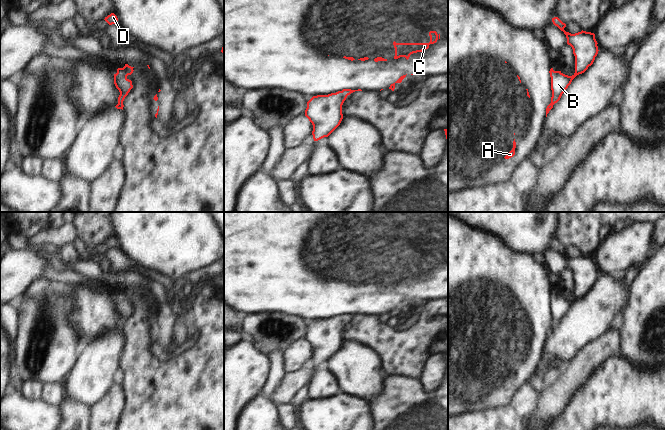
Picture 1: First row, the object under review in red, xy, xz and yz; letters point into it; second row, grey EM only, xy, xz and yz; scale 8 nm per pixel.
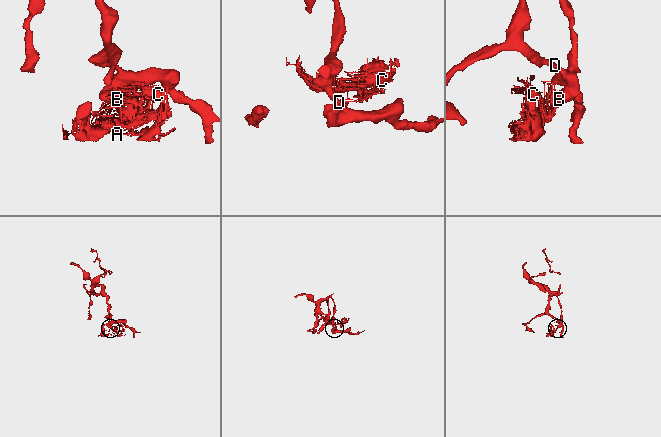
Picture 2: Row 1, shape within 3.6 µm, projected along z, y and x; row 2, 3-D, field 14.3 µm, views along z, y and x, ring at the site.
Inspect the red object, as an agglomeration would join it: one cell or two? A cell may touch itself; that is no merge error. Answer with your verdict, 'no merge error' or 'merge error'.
merge error

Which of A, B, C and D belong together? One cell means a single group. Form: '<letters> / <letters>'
A C / B D

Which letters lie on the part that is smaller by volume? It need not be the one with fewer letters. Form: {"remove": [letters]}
{"remove": ["A", "C"]}

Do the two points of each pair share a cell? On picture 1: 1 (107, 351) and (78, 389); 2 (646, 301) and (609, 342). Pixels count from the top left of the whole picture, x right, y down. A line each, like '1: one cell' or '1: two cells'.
1: one cell
2: two cells

